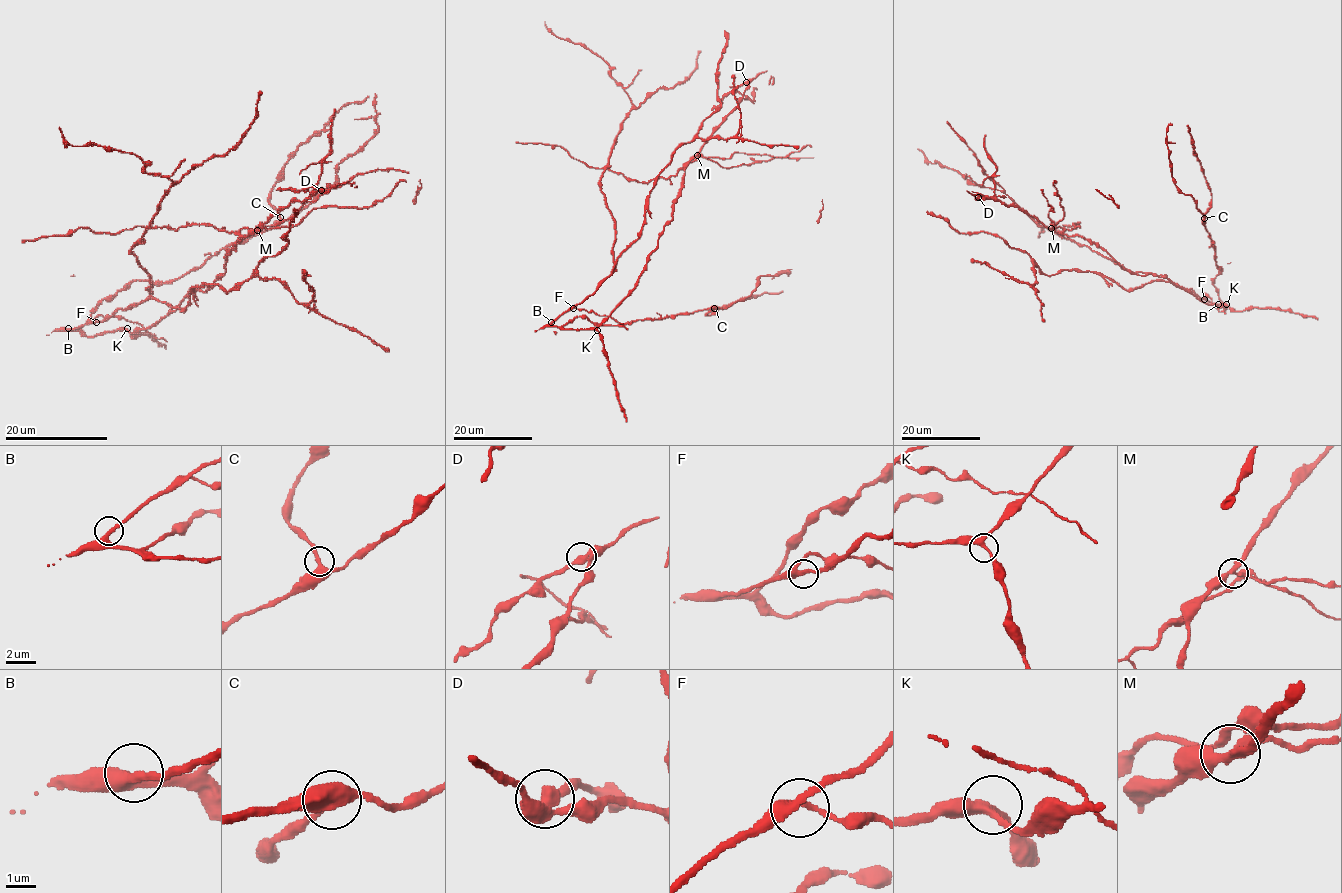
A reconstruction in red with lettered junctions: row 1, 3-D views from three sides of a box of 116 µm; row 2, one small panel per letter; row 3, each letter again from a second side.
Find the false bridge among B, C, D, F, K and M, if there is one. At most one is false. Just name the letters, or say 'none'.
M

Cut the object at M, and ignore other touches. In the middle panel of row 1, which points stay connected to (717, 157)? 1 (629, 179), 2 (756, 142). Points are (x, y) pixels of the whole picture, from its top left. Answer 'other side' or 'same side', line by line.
1: same side
2: other side

